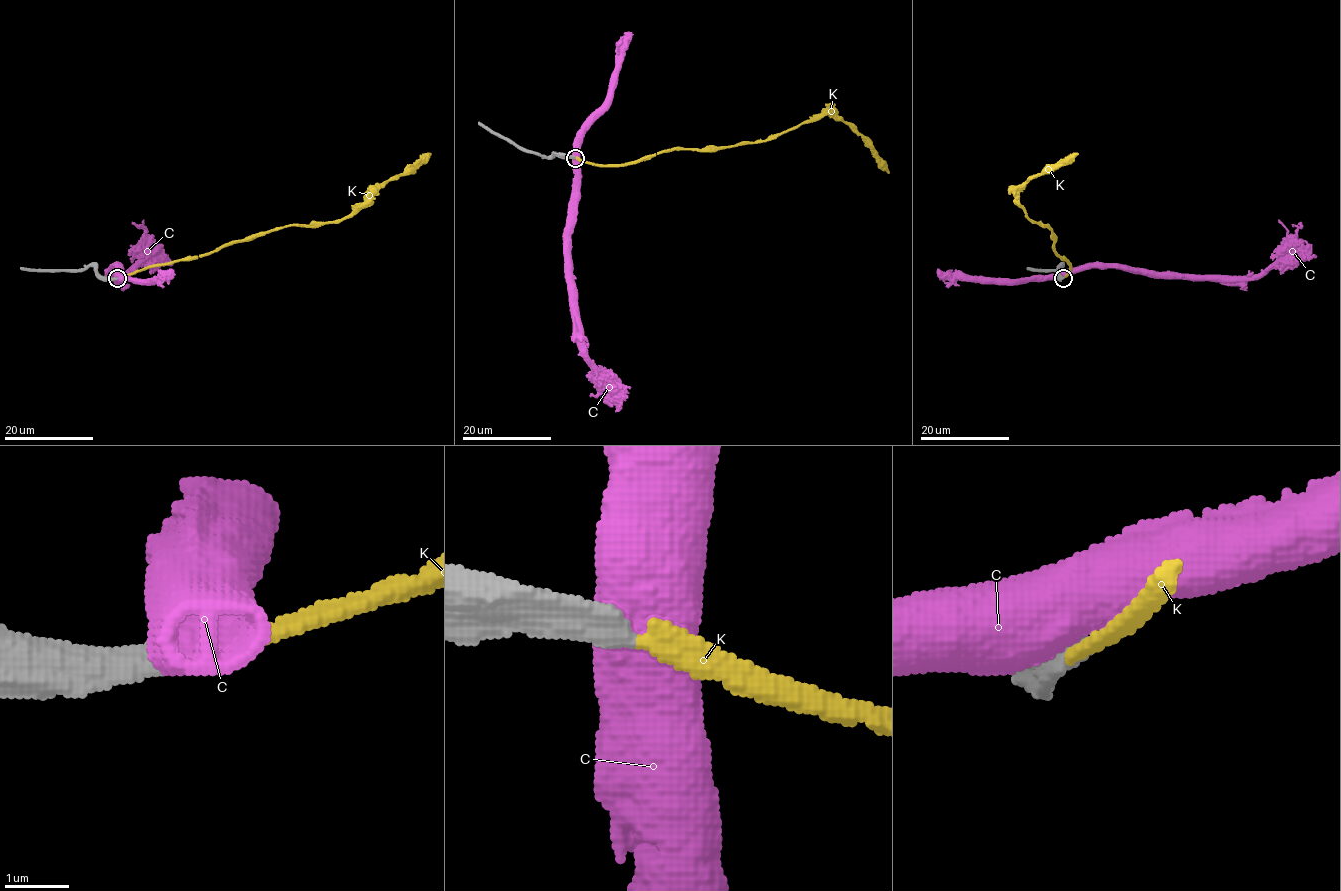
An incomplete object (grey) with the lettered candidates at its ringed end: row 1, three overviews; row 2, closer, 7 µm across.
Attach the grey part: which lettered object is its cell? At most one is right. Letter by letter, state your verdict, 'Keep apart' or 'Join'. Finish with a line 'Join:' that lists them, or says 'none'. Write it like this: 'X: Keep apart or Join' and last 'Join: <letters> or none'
C: Keep apart
K: Join
Join: K

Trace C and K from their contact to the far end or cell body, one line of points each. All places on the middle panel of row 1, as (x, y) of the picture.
C: (574, 156), (576, 221), (570, 235), (574, 328), (580, 354), (598, 372), (603, 391), (589, 395)
K: (575, 158), (624, 164), (667, 150), (715, 150), (768, 141), (833, 113), (859, 134), (888, 173)

